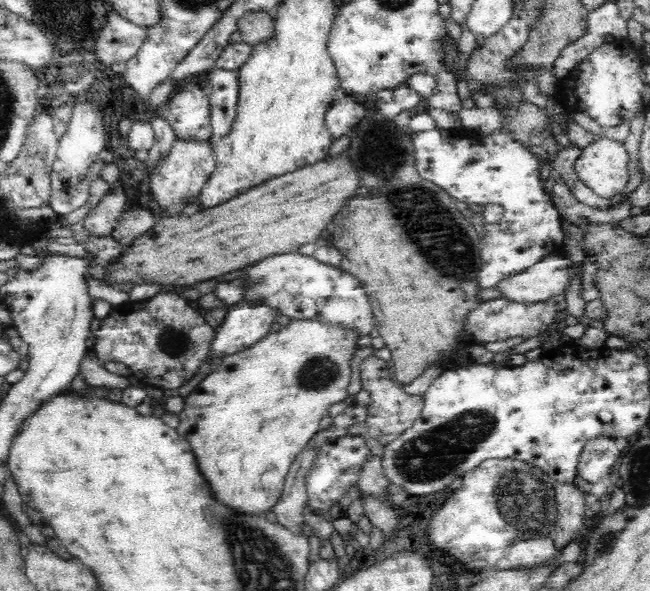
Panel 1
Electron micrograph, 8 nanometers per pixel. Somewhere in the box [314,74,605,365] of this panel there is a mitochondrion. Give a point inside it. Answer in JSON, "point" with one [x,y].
{"point":[379,145]}

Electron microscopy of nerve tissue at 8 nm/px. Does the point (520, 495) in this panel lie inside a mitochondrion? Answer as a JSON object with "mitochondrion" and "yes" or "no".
{"mitochondrion":"yes"}

